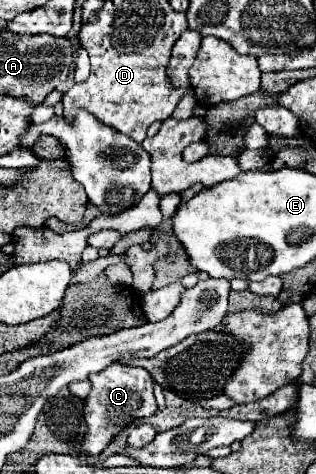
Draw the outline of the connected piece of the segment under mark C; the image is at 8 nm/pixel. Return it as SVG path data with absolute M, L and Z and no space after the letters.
M111 364L97 376L89 376L93 384L93 392L85 400L83 416L87 420L87 436L81 446L85 454L97 456L103 452L103 448L109 444L109 440L119 434L127 424L131 424L137 418L153 416L157 412L157 402L153 396L153 378L145 368L125 366L125 364Z

